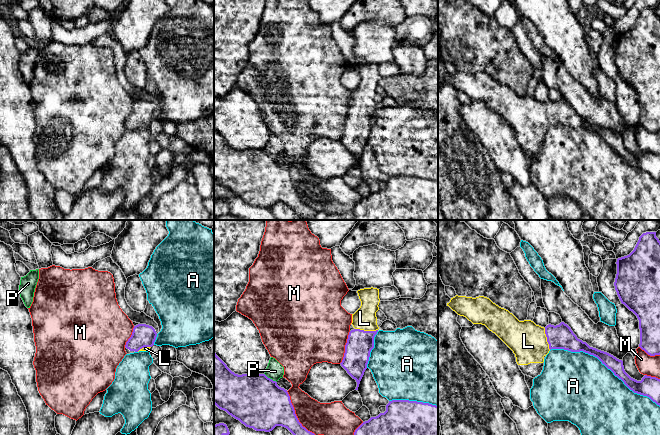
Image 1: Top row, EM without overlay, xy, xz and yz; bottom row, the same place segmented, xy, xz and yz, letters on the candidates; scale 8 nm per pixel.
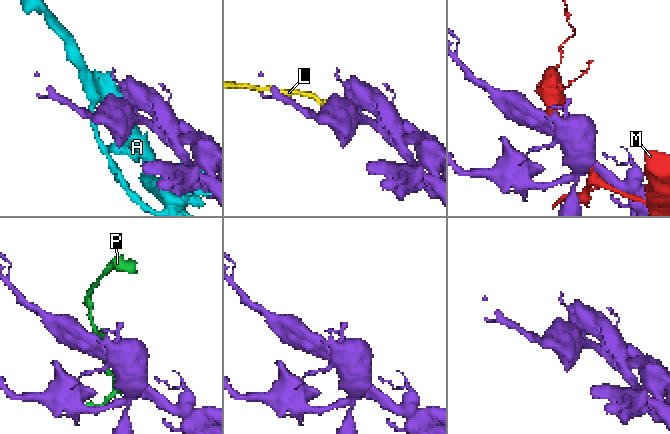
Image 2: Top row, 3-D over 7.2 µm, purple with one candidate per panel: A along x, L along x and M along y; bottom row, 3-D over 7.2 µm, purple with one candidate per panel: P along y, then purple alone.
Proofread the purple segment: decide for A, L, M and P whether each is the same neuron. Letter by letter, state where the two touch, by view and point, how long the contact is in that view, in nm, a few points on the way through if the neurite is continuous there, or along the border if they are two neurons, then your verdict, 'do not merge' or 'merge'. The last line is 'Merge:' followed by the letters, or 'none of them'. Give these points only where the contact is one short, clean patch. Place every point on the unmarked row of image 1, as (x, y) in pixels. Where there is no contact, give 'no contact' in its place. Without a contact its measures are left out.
A: yz (605, 141) | 1000 nm | do not merge
L: xz (366, 107) | 180 nm | across xz (359, 120), (366, 107), (364, 94) | merge
M: xz (295, 191) | 440 nm | do not merge
P: xz (269, 154) | 130 nm | along xz (264, 149), (276, 158) | do not merge
Merge: L

